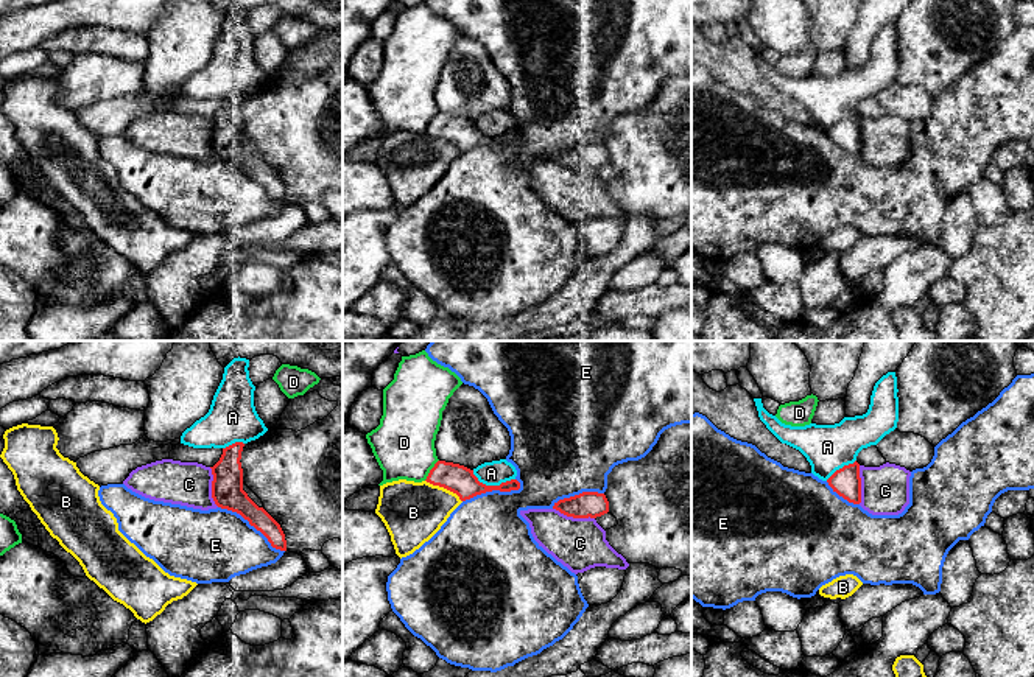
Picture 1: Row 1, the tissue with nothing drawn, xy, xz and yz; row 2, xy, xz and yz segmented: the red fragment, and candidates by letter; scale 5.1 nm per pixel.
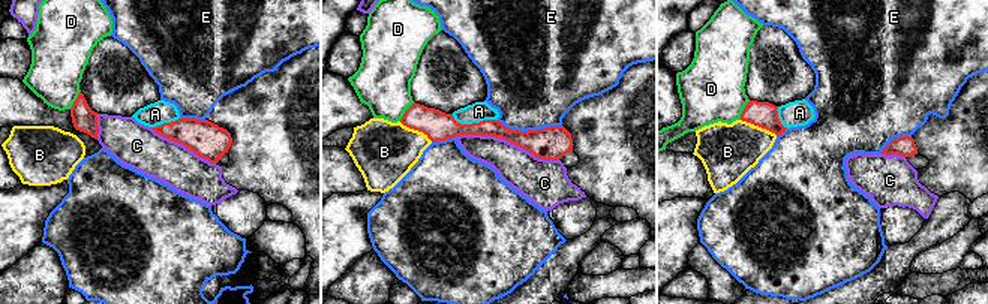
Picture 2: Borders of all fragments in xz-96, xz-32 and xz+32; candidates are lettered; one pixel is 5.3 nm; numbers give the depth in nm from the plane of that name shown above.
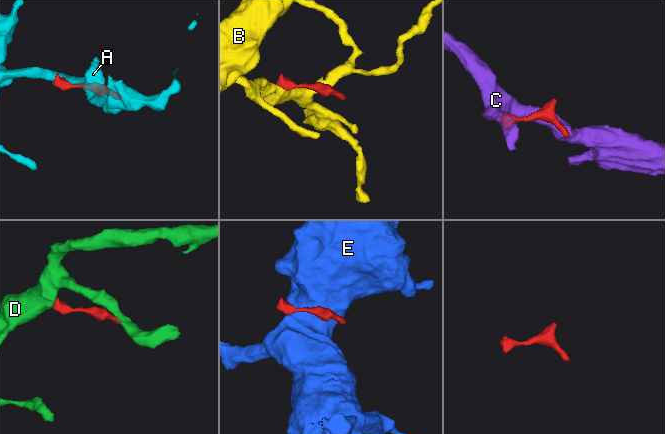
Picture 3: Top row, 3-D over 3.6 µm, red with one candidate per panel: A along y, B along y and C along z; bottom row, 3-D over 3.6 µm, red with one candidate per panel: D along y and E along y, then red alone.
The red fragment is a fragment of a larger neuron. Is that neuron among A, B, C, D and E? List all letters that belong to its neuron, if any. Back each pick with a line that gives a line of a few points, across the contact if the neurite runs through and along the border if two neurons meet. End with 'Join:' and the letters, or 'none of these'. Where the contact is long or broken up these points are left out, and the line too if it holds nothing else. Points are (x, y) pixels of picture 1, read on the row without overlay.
Join: C

